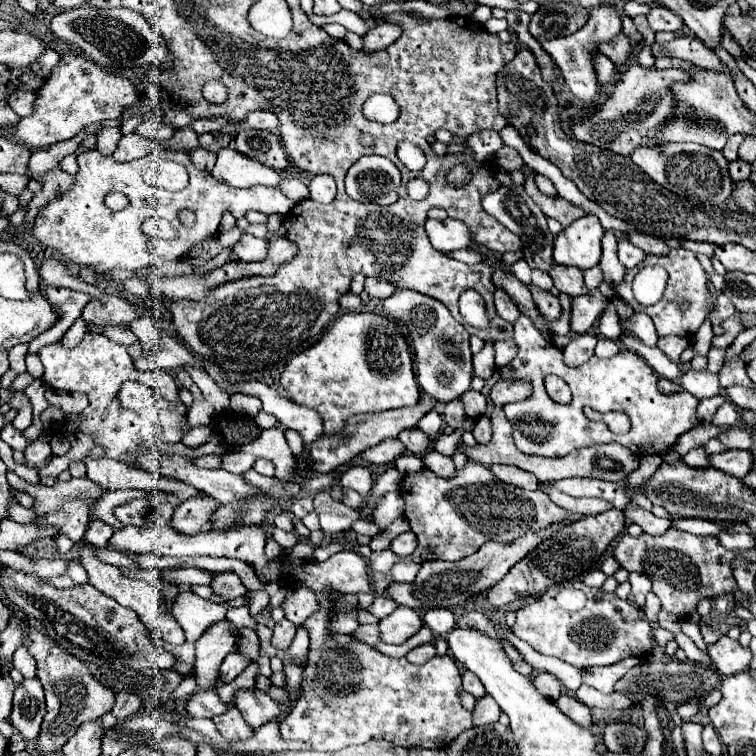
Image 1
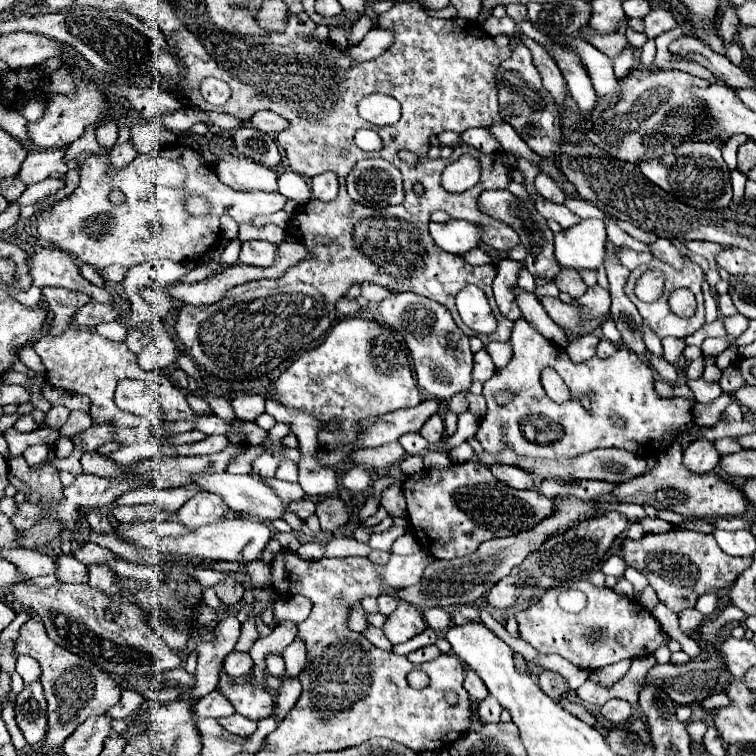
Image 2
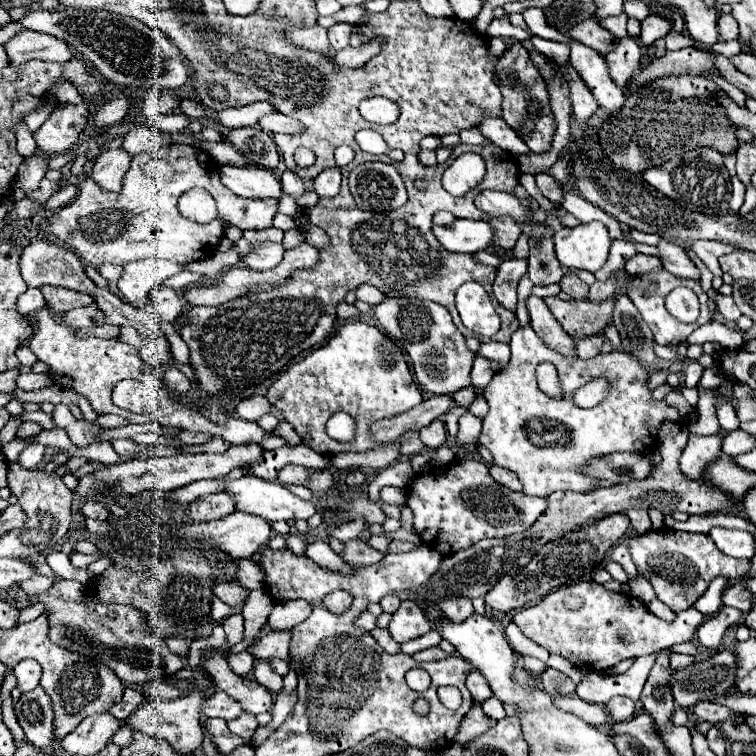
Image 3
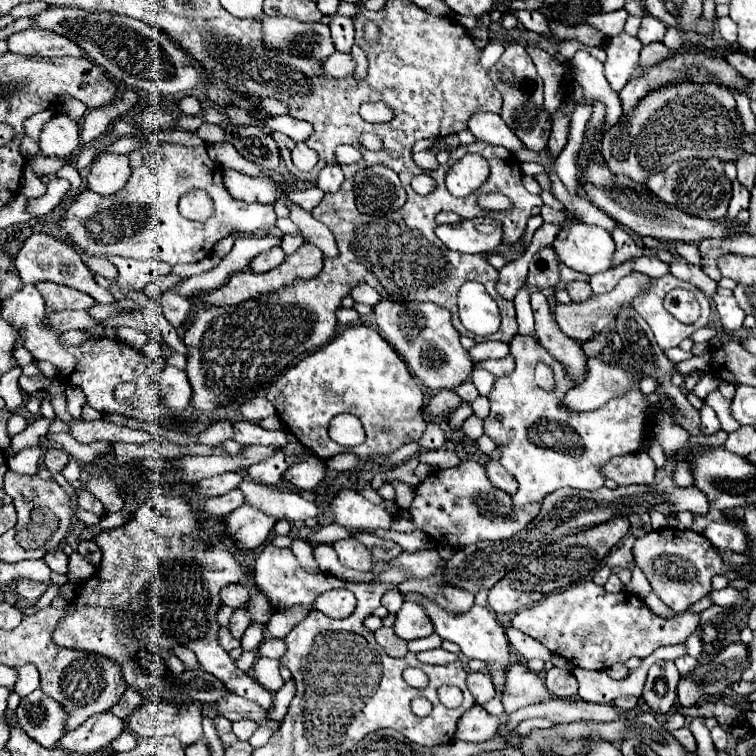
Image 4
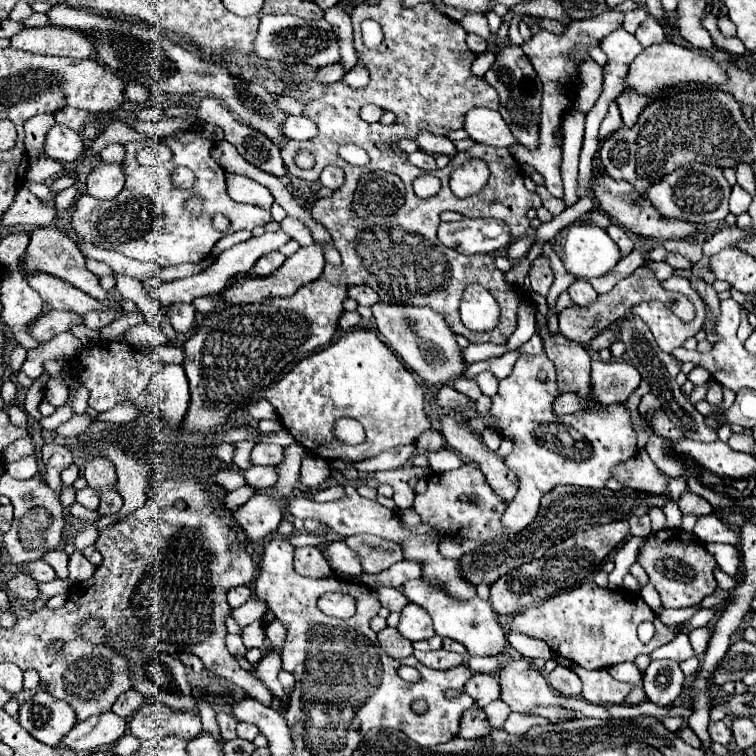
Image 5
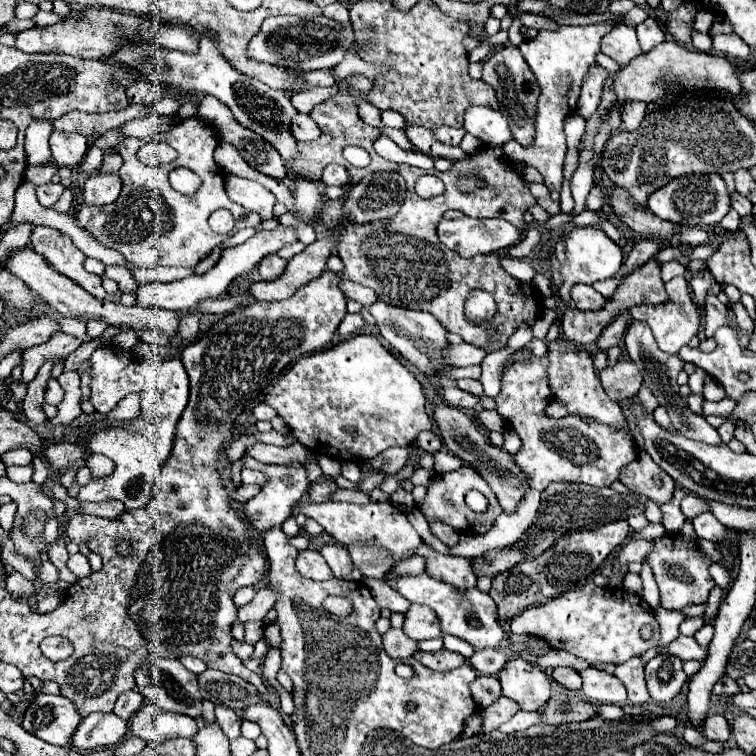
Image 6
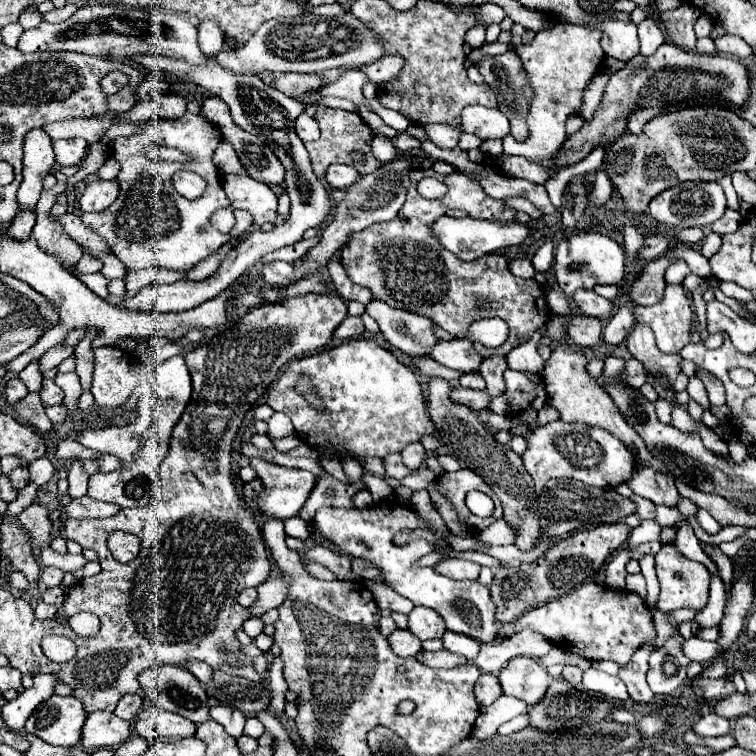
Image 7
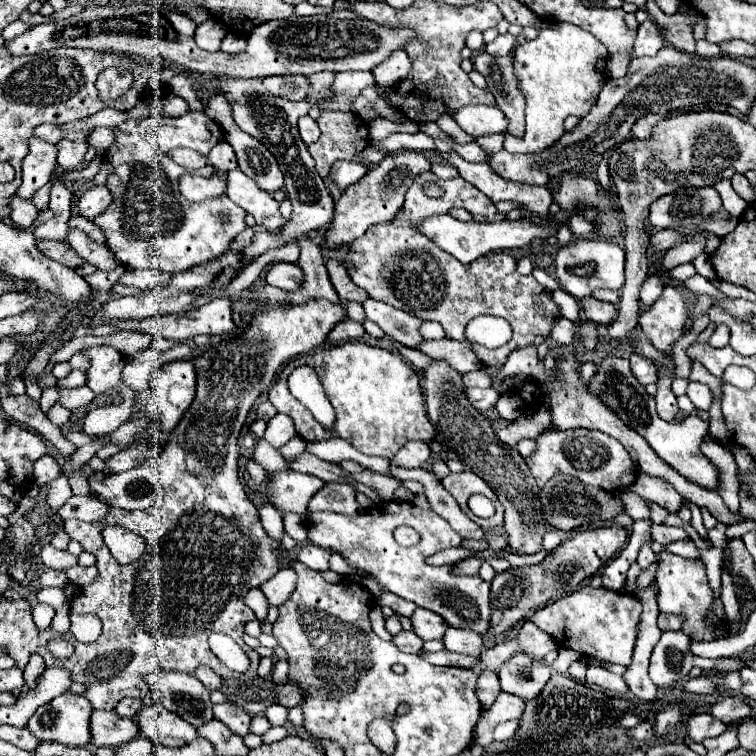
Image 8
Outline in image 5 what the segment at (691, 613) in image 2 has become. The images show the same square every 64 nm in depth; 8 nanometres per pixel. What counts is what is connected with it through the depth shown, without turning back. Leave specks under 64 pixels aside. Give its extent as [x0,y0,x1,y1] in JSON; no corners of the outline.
[510,582,688,670]

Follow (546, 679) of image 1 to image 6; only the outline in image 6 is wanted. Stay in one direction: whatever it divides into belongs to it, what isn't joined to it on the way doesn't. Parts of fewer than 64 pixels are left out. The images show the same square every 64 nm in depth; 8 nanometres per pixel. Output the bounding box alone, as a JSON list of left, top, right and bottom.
[552,668,582,690]

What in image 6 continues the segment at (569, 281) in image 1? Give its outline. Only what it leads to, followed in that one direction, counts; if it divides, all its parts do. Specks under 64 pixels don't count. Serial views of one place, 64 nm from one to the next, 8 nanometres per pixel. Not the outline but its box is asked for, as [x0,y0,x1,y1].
[572,284,606,310]

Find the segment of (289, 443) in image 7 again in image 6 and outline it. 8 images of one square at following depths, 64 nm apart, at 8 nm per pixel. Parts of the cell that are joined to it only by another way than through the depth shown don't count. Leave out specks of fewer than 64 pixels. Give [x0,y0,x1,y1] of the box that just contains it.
[252,431,289,447]

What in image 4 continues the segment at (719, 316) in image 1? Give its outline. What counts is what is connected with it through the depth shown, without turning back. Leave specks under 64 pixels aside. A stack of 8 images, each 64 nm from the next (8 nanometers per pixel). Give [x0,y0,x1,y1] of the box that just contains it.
[714,294,745,332]

